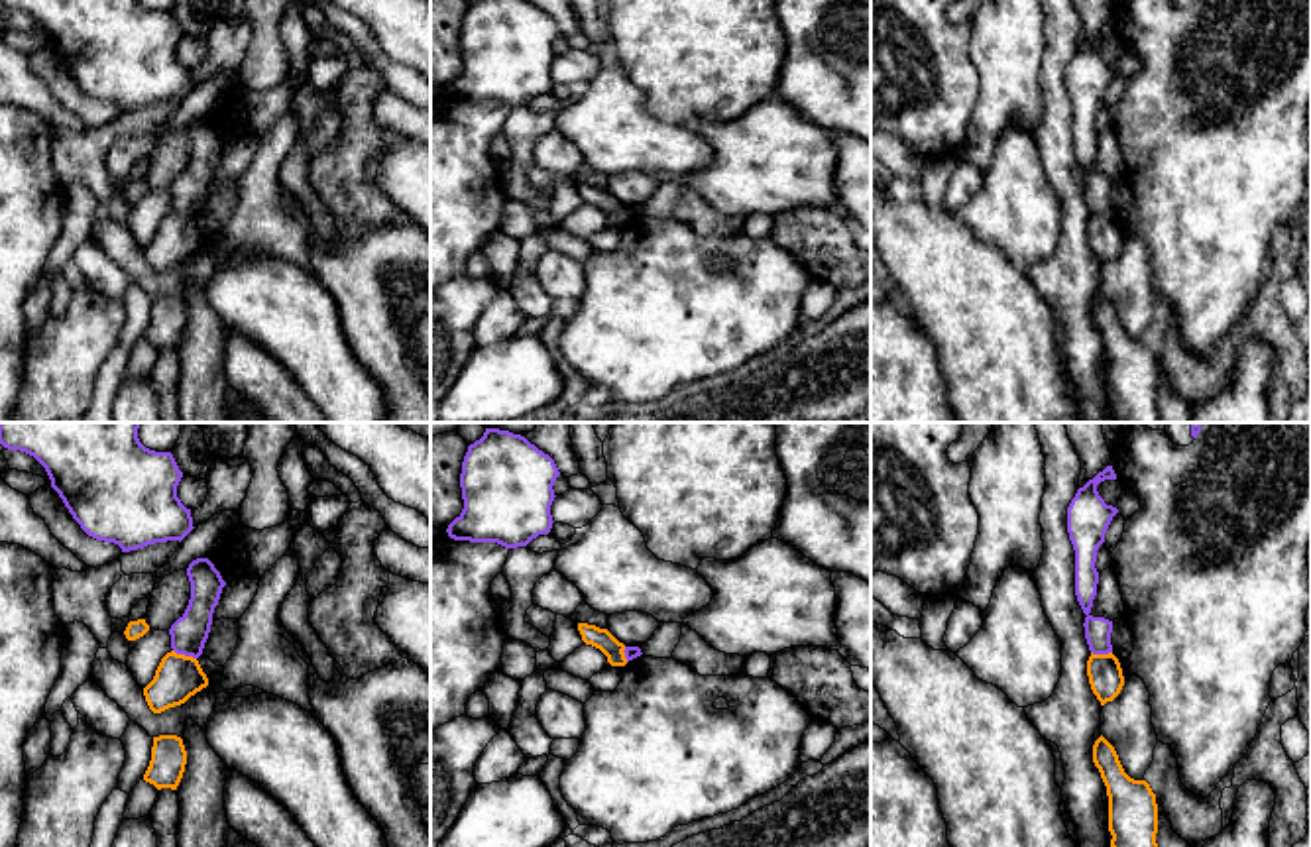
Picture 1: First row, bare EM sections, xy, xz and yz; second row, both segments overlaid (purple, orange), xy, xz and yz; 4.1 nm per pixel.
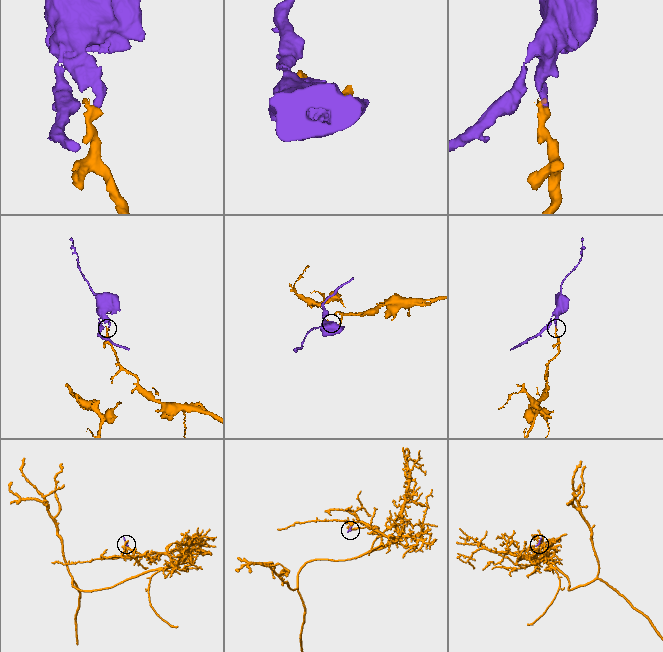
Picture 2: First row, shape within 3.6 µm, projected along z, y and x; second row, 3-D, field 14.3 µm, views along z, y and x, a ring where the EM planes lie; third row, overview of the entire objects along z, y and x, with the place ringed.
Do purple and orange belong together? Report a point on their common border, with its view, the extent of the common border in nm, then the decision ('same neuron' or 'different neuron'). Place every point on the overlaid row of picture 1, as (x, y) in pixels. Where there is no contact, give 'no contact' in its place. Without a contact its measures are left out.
meets purple in xy at (185, 655); contact 100 nm long; different neuron

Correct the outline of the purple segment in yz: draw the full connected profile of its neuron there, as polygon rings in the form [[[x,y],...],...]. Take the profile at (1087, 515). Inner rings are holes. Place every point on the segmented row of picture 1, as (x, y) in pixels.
[[[1107,466],[1079,487],[1067,507],[1067,533],[1075,550],[1075,595],[1087,615],[1083,627],[1093,654],[1112,652],[1112,621],[1091,615],[1099,584],[1099,572],[1095,568],[1097,550],[1105,542],[1105,533],[1112,517],[1118,513],[1118,509],[1107,505],[1097,491],[1097,485],[1105,480],[1116,480],[1112,466]]]

